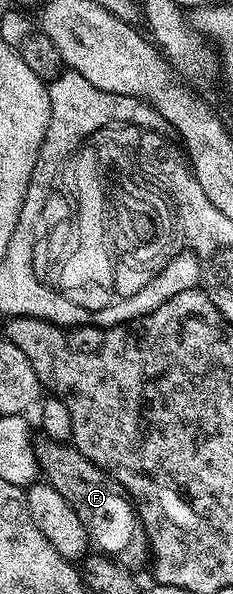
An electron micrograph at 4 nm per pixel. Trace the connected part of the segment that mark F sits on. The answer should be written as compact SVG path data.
M47 440L41 443L37 445L37 461L43 475L77 512L95 551L115 560L131 572L139 572L147 562L149 565L151 546L148 532L125 490L75 447Z

